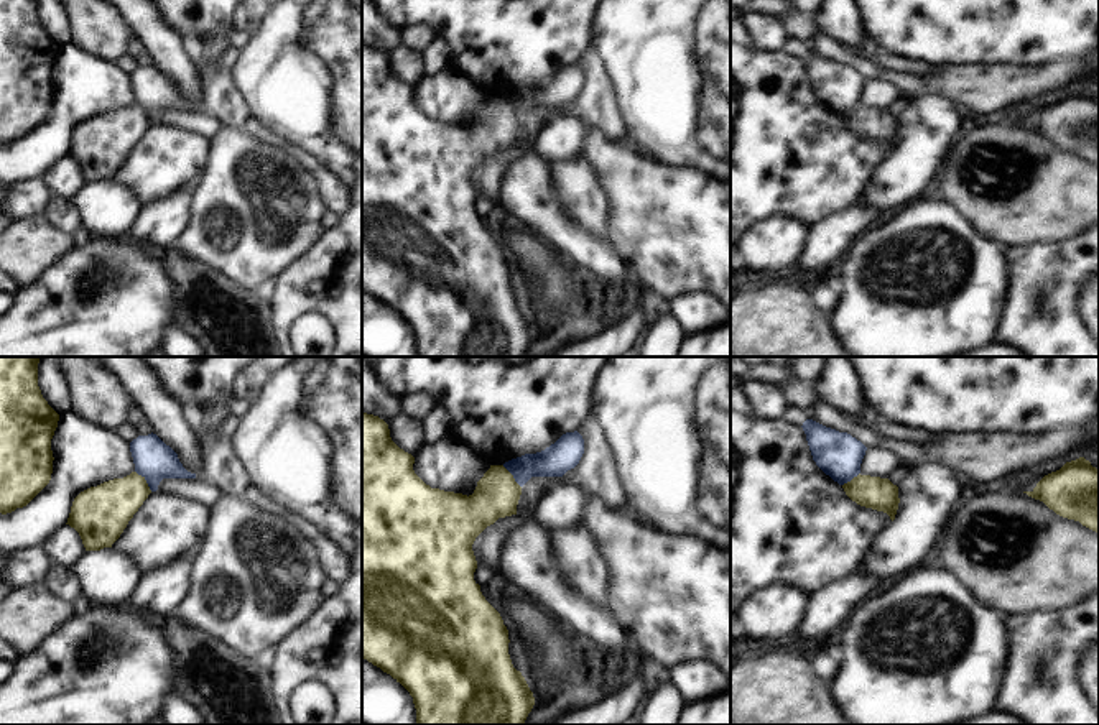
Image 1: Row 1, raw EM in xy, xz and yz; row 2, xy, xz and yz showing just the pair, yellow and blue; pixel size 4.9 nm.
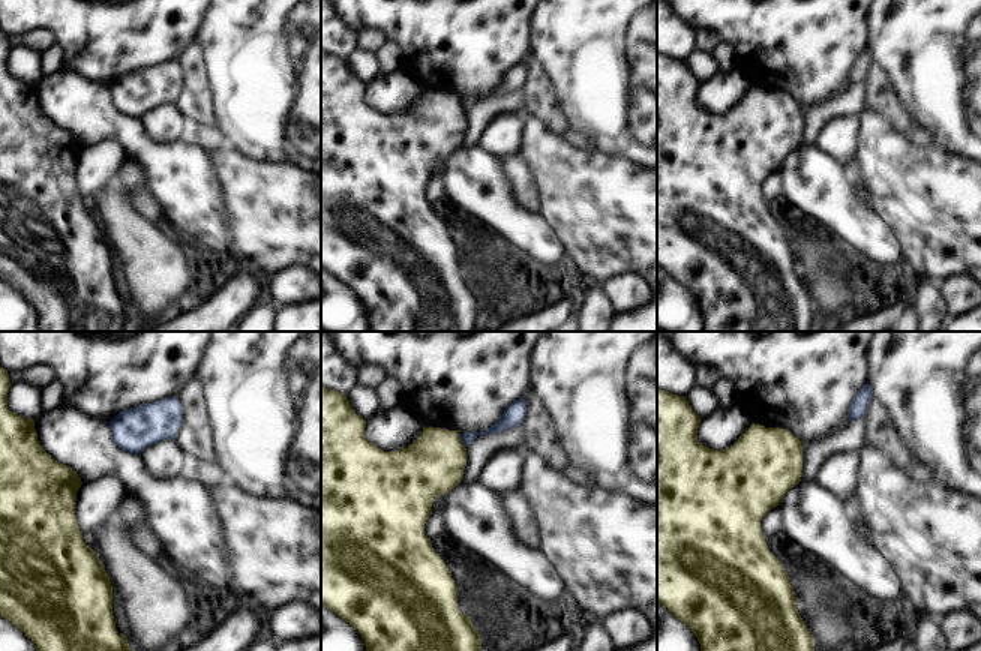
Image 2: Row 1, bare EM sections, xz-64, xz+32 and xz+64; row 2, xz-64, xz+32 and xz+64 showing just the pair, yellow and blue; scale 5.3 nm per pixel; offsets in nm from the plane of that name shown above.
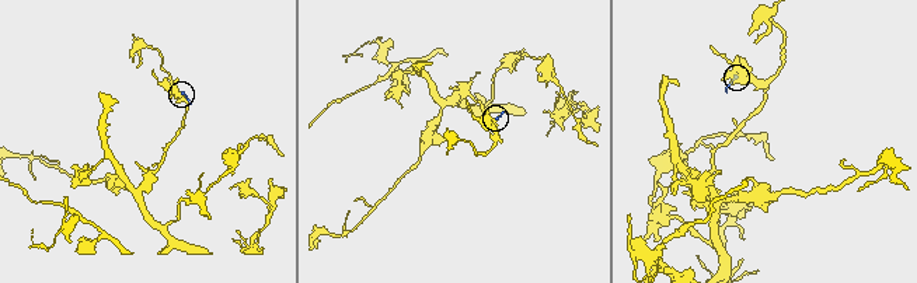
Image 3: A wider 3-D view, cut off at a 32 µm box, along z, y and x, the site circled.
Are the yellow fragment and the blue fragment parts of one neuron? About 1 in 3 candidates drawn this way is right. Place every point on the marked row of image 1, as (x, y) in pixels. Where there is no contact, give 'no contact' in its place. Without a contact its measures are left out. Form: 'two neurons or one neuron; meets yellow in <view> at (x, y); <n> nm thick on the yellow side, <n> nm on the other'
two neurons; meets yellow in xy at (145, 480); 260 nm thick on the yellow side, 190 nm on the other

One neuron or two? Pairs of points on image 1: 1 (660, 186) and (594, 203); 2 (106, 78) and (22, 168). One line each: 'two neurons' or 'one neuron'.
1: two neurons
2: one neuron

